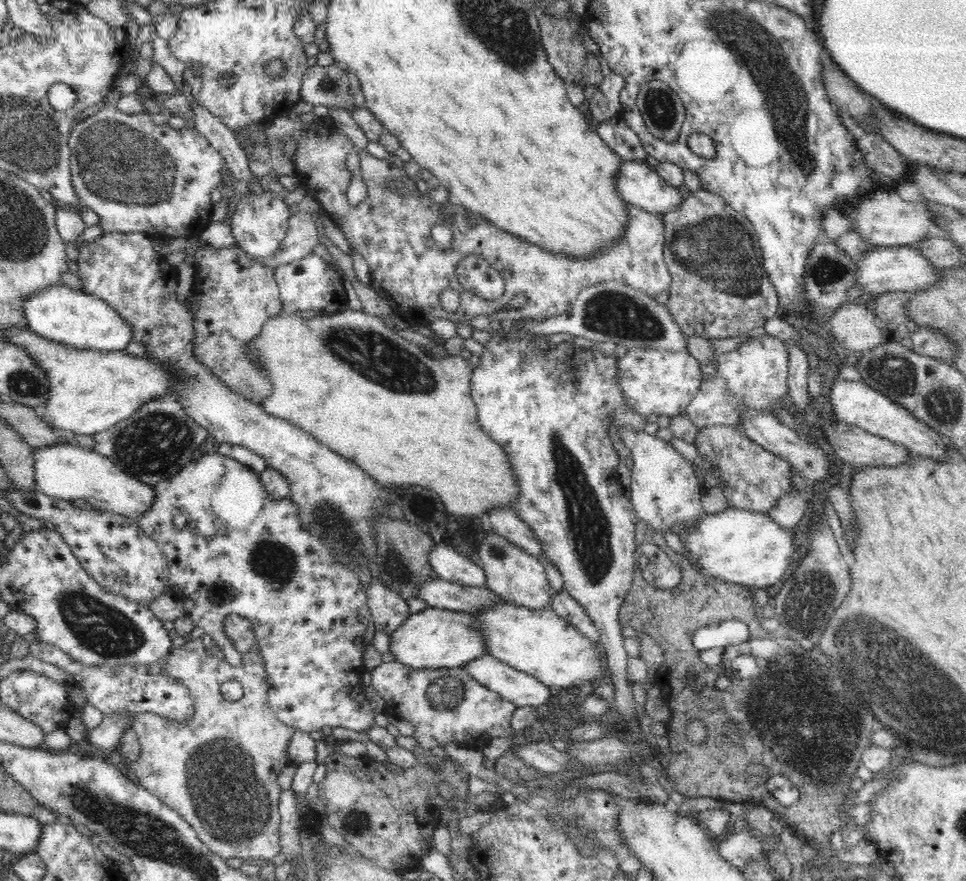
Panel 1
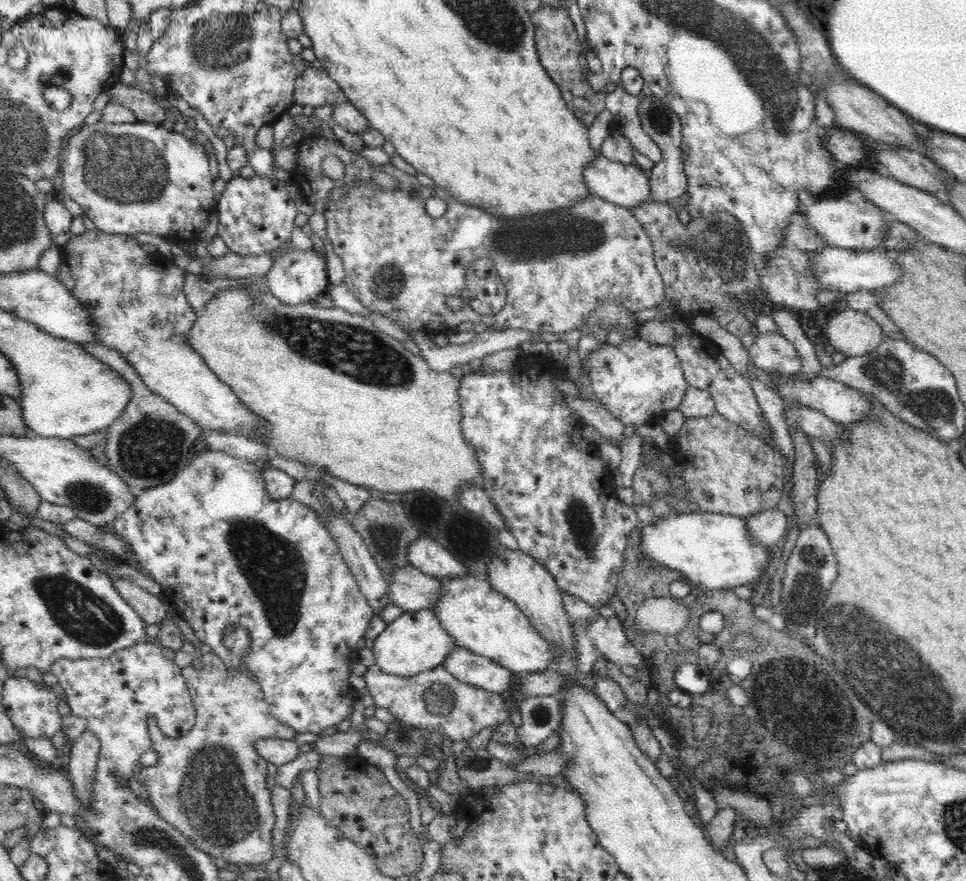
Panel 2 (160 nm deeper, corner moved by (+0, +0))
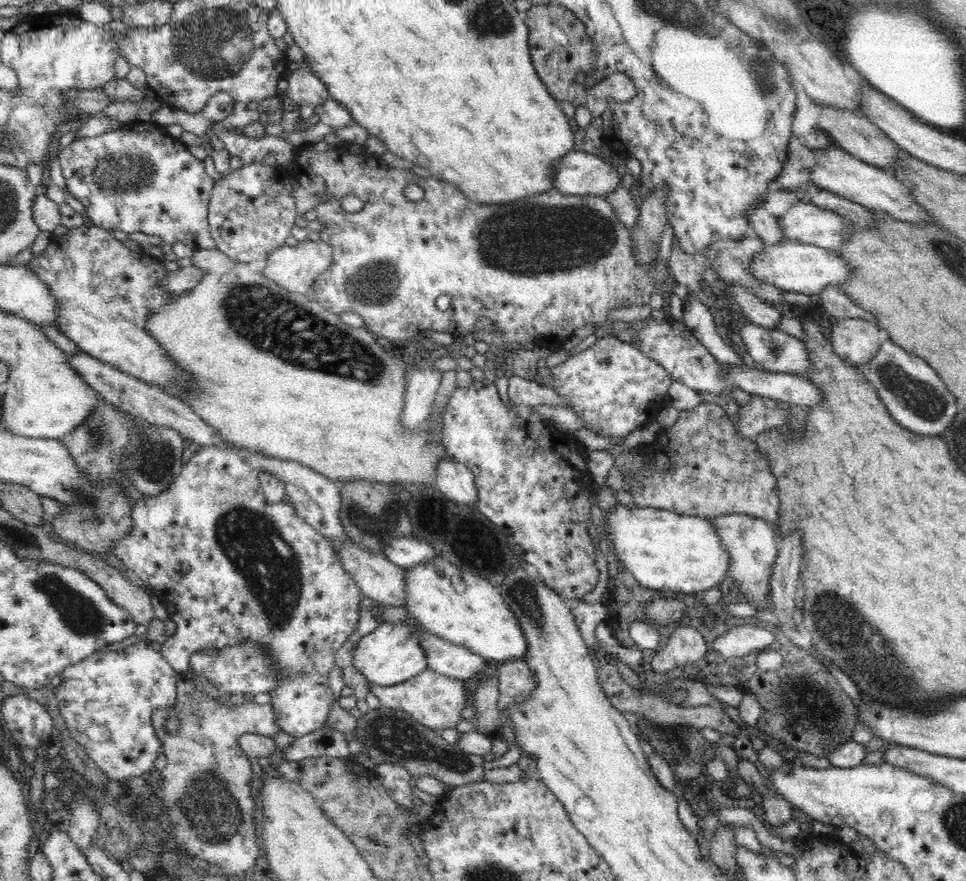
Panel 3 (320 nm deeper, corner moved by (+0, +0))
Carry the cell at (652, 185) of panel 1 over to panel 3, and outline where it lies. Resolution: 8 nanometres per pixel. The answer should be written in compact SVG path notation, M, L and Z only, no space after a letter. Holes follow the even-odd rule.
M582 150L568 151L553 166L553 184L564 195L610 196L622 181L611 161Z

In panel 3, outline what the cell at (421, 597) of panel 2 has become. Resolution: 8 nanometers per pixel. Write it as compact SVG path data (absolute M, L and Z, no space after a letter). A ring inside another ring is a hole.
M344 542L344 544L333 544L334 551L338 554L338 559L342 567L352 575L354 583L362 590L362 595L372 599L380 605L398 606L406 610L406 570L398 567L380 553L366 550L354 542Z

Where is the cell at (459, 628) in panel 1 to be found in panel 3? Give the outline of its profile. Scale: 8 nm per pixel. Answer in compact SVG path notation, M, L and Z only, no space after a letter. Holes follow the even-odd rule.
M412 616L410 617L410 620L408 620L408 622L402 622L402 624L390 624L389 622L381 623L380 625L378 625L378 628L375 628L372 632L365 634L359 640L359 642L357 642L356 644L350 644L350 650L352 653L352 665L351 666L356 667L356 669L358 669L358 671L360 671L360 673L362 673L364 677L366 677L366 681L368 681L369 685L378 685L378 686L394 686L396 684L401 684L401 683L404 683L406 680L411 680L413 677L416 677L418 674L425 672L428 669L428 662L427 662L424 649L420 646L419 636L415 634L415 632L417 631L418 625L422 627L421 624L419 624L419 622L415 620L415 618L412 618Z

